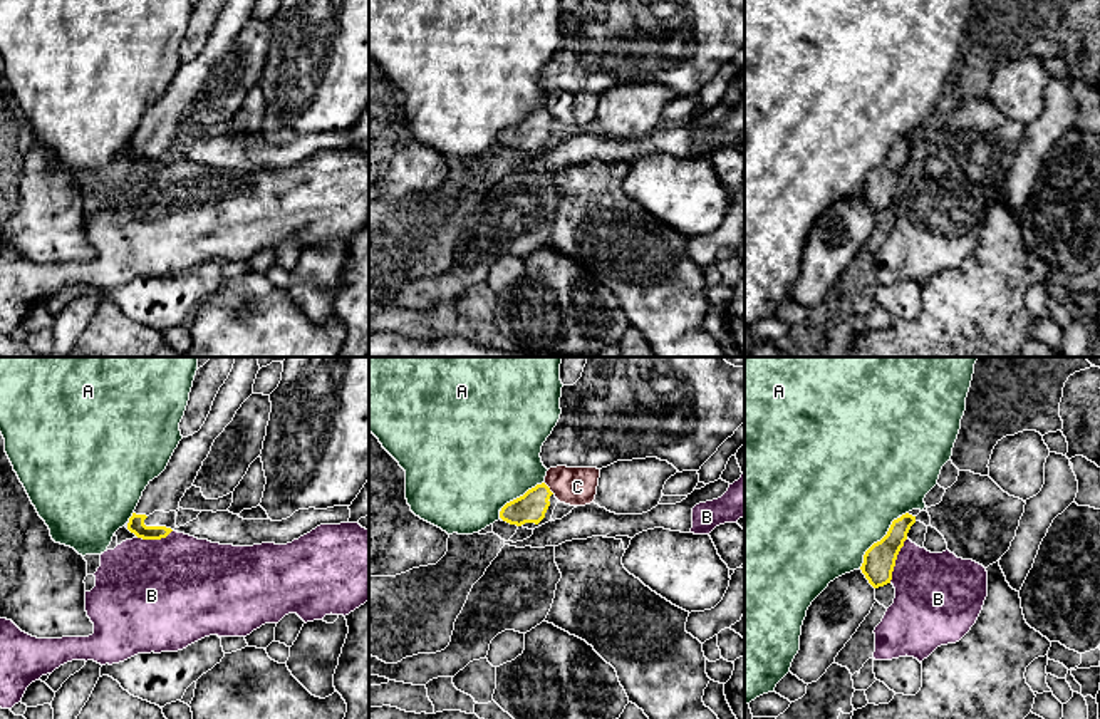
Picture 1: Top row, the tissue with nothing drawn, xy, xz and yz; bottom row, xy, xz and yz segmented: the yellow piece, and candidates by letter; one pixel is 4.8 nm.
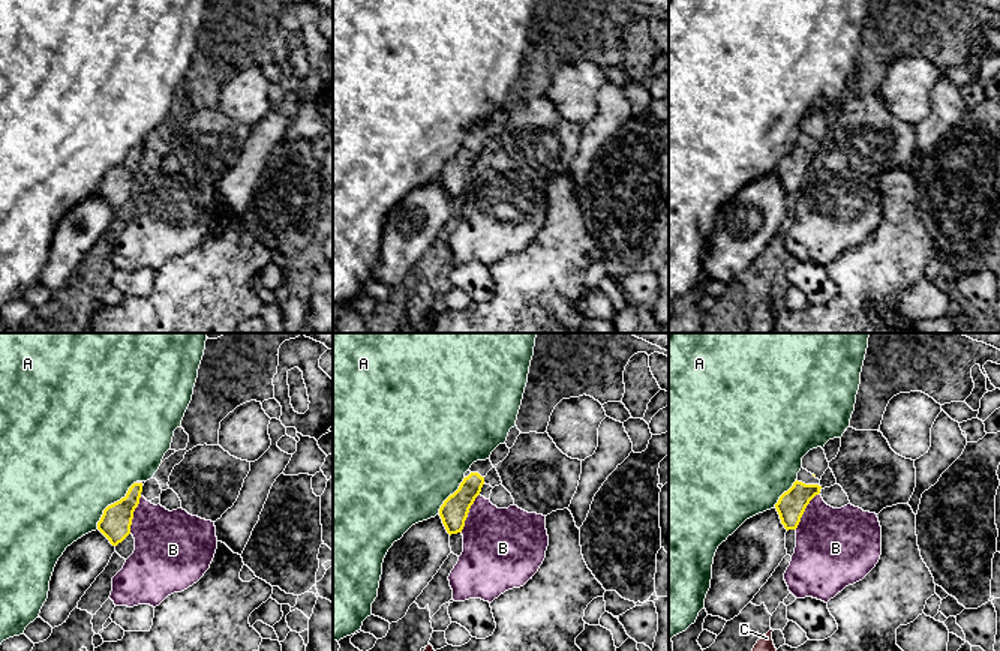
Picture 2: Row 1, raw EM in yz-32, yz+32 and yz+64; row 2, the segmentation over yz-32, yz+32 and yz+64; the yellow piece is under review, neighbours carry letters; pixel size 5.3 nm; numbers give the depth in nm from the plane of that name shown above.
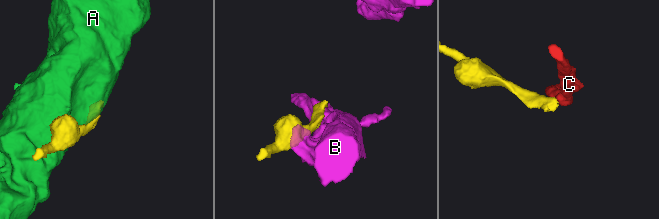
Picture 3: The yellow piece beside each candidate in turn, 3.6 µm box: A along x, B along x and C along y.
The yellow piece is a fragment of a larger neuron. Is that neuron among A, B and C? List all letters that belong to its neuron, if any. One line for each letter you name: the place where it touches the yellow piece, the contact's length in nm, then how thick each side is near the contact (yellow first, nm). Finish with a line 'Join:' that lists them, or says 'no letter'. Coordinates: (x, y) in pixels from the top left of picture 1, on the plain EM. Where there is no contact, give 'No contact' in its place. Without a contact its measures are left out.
Join: no letter

